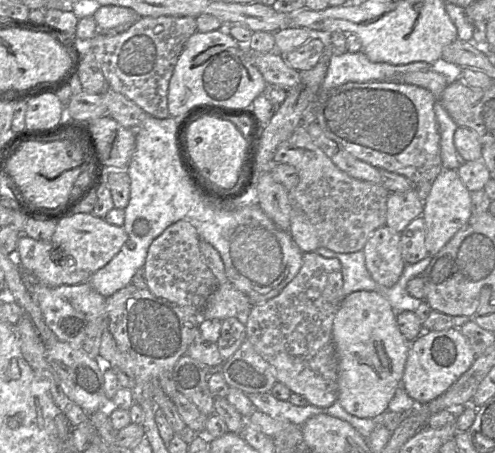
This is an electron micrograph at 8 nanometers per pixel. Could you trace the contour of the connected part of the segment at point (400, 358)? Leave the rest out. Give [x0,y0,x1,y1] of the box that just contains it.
[332,291,411,419]

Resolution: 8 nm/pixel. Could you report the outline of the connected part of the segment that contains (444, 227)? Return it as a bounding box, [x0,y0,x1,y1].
[421,169,472,256]

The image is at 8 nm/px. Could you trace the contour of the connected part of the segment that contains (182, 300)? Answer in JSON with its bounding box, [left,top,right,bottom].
[144,220,218,313]

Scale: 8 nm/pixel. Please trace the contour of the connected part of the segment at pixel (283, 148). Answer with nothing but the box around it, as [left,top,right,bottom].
[273,125,390,253]

